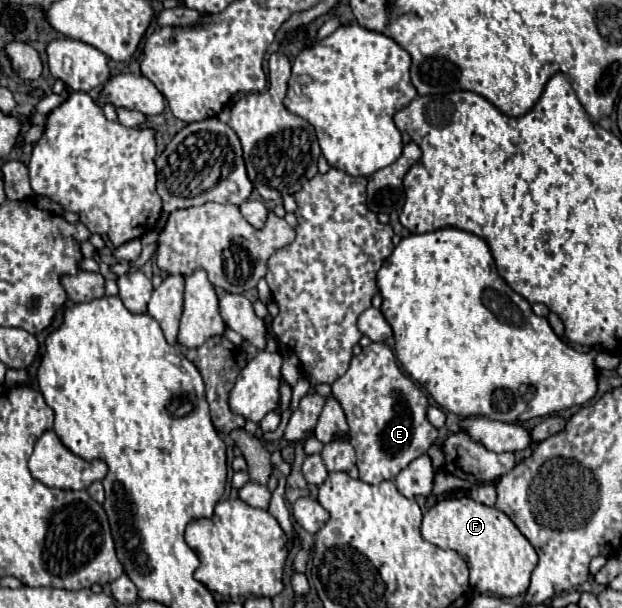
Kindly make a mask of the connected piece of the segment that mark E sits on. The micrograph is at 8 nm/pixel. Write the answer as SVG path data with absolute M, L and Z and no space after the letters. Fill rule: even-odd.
M372 342L370 346L362 348L362 352L352 358L346 374L332 384L332 394L340 402L346 422L350 426L350 444L356 450L356 458L358 458L356 466L360 470L360 480L368 484L394 480L398 472L404 470L412 460L426 454L426 450L438 438L438 430L426 420L428 398L424 396L420 386L416 386L412 378L398 368L392 350L384 342Z

